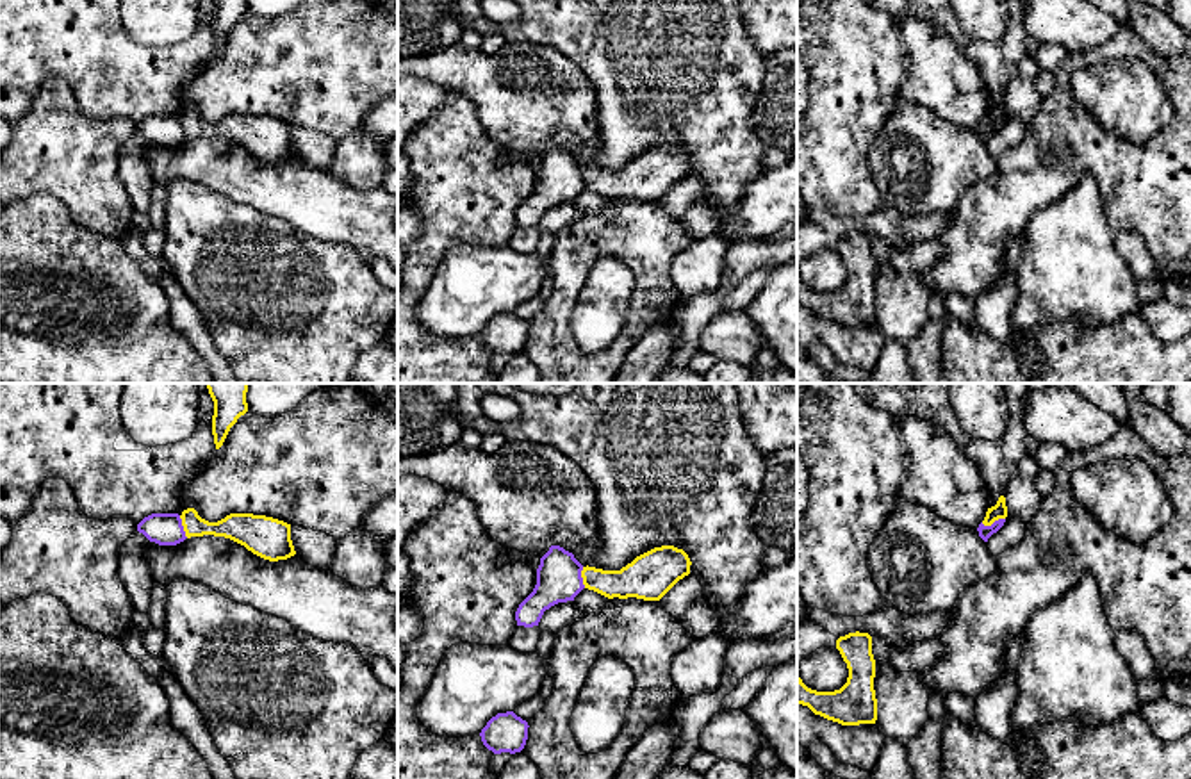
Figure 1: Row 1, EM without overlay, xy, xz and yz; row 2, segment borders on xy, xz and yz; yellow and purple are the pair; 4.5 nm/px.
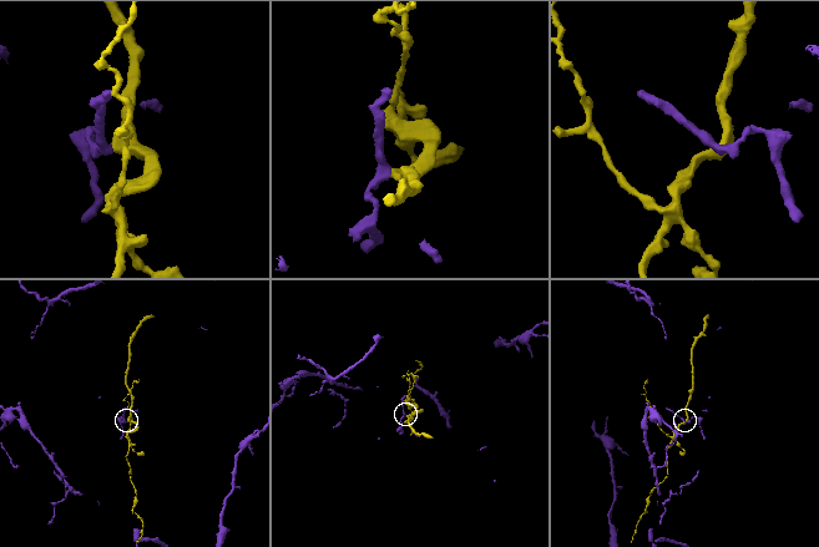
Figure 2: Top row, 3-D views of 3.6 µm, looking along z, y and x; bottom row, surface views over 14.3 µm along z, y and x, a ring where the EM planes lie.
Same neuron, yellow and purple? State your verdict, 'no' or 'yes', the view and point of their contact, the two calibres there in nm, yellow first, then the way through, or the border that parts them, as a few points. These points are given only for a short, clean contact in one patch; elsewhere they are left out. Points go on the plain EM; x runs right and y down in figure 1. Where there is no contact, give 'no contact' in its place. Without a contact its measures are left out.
no; meets yellow in yz at (992, 123); 70 nm thick on the yellow side, 60 nm on the other; border along yz (1004, 118), (990, 125), (981, 123)

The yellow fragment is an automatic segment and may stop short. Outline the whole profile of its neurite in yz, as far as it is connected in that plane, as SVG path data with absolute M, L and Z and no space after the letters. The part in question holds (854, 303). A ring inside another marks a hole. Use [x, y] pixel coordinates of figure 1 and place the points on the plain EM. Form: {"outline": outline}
{"outline": "M859 232L849 234L836 241L836 250L849 269L847 283L834 292L817 292L808 289L797 273L797 305L808 307L815 316L842 326L875 324L872 237Z"}

